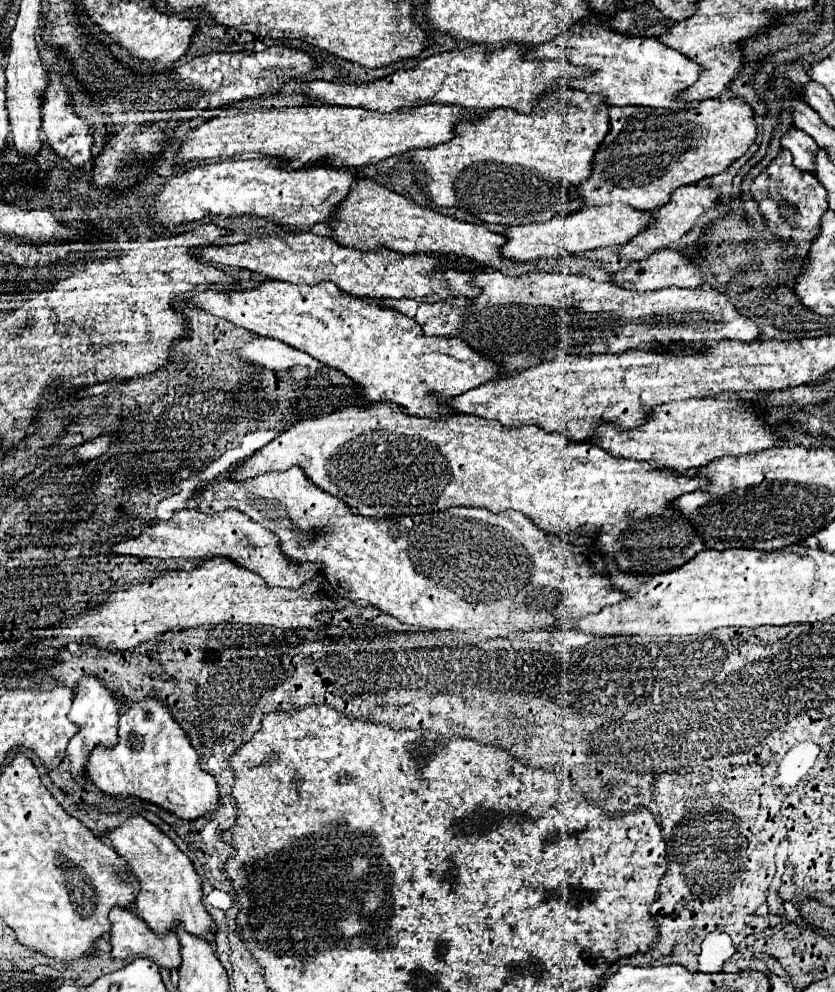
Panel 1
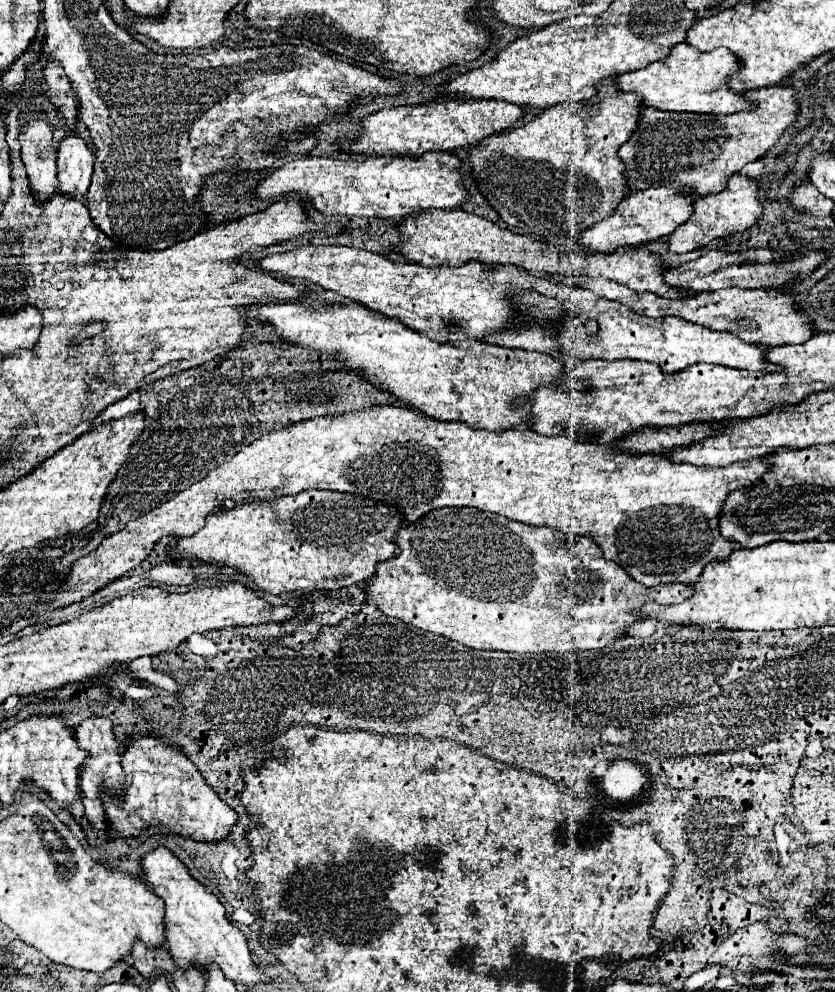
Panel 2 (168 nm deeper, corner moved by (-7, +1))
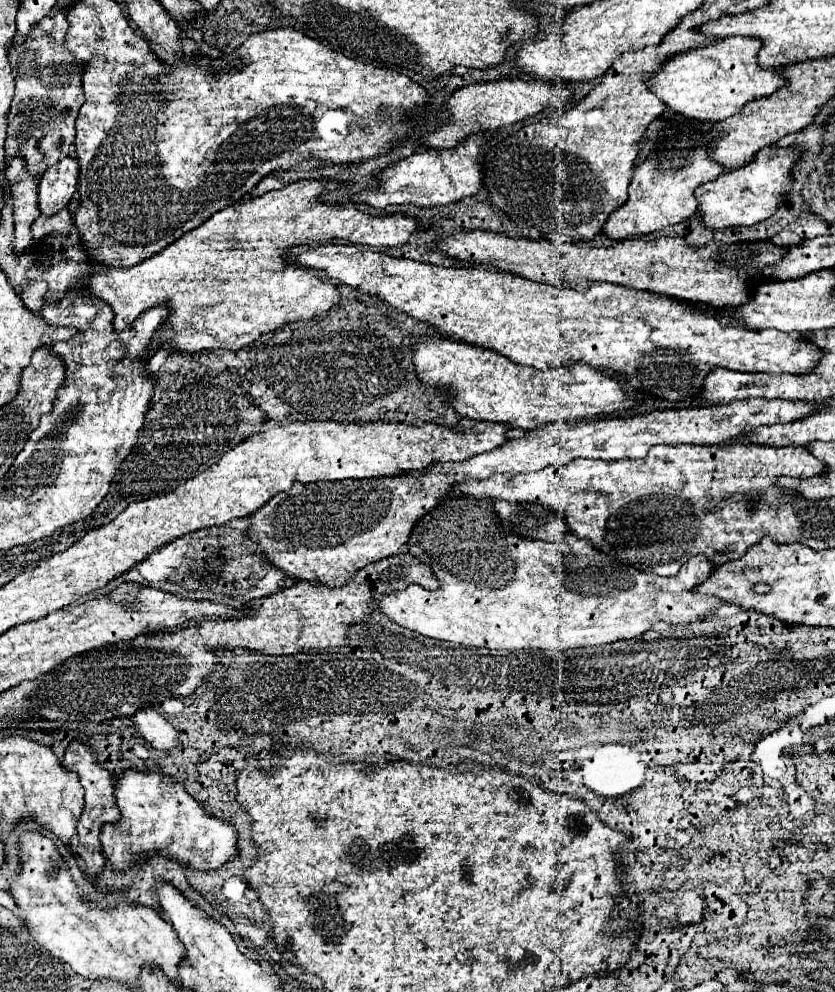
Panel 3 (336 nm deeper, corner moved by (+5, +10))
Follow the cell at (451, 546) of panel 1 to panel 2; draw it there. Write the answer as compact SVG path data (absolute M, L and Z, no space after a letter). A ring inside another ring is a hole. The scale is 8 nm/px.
M444 507L434 509L428 515L420 517L416 523L410 523L402 527L396 535L396 545L402 549L402 553L386 563L378 565L378 571L374 575L374 581L370 585L362 585L366 591L368 601L374 603L386 617L396 617L404 623L410 623L418 629L430 631L434 635L442 635L446 639L458 641L466 645L468 649L482 649L482 651L514 651L514 653L542 653L542 651L556 651L556 653L572 653L572 651L588 651L588 649L604 649L612 645L614 641L622 639L628 631L628 627L636 621L642 621L640 607L648 601L656 601L660 605L668 603L682 603L692 595L692 585L688 583L674 583L674 585L658 585L656 589L648 589L634 581L624 569L620 569L618 563L606 561L602 557L600 547L588 539L588 537L570 537L558 529L552 527L534 527L524 525L518 521L510 521L500 515L492 515L488 511L476 511L470 507Z

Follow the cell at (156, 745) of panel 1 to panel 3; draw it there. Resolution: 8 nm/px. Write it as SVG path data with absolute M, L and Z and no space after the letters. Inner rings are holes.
M126 768L116 780L116 798L120 808L120 820L116 824L104 824L100 834L102 852L110 860L114 870L126 870L132 862L146 858L148 852L160 852L164 856L176 858L198 870L220 868L224 862L228 862L236 854L236 828L230 822L214 818L210 812L206 812L204 806L196 802L186 792L184 784L180 784L174 776Z

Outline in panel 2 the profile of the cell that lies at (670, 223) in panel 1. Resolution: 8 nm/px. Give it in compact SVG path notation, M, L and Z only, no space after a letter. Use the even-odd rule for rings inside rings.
M736 173L730 177L728 187L722 193L698 197L694 203L694 213L688 219L688 223L680 225L670 237L668 245L672 253L688 253L694 249L704 249L712 239L726 237L732 233L742 233L762 219L762 205L758 199L758 179L746 177L742 173Z

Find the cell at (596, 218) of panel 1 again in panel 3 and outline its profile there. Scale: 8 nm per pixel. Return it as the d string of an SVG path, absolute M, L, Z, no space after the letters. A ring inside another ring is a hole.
M686 124L688 134L680 136L676 142L668 142L664 150L658 150L656 156L644 160L634 168L634 178L628 186L628 200L620 208L616 208L602 226L602 234L612 240L624 240L628 236L650 234L654 230L662 230L670 224L678 224L690 218L696 212L694 190L700 184L710 182L722 170L708 158L708 142L710 138L702 136L698 128L690 128Z

